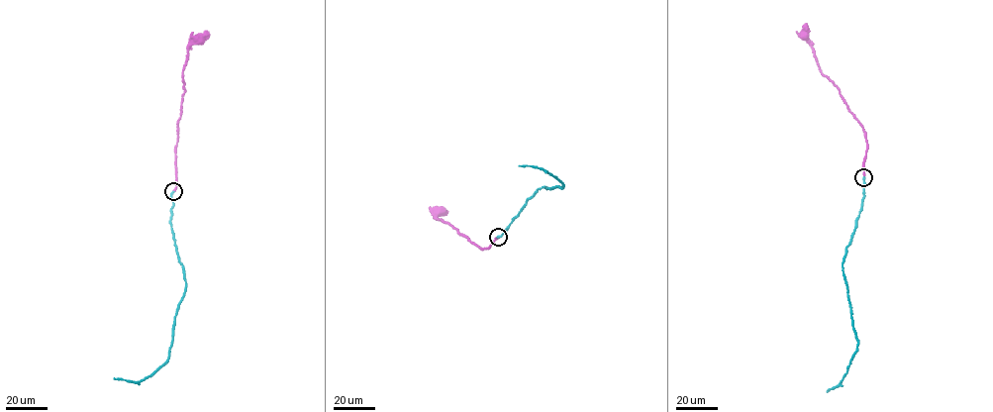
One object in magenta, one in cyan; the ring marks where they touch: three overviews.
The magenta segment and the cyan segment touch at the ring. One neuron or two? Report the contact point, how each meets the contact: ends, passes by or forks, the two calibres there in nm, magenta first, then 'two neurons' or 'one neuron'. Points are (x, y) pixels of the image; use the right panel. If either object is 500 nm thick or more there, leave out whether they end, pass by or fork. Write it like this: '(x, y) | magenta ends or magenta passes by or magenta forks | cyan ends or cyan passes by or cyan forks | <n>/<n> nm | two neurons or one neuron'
(863, 177) | magenta ends | cyan ends | 180/240 nm | two neurons

